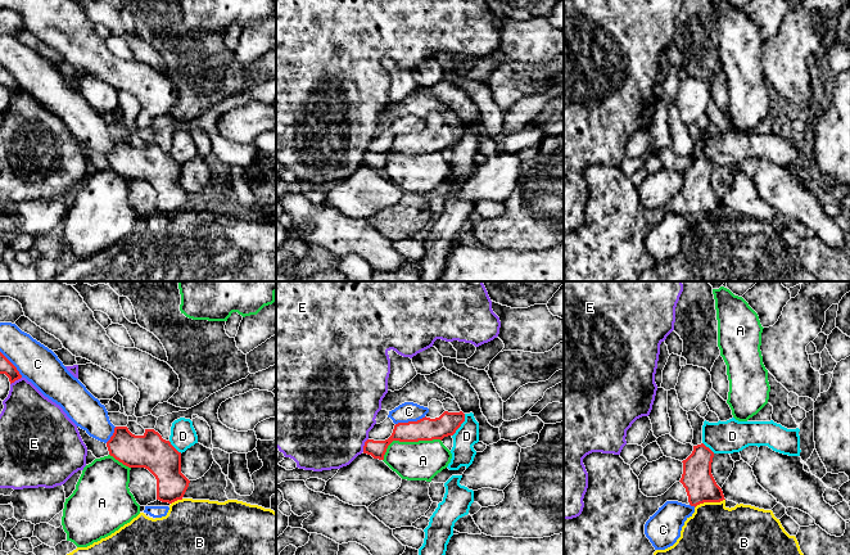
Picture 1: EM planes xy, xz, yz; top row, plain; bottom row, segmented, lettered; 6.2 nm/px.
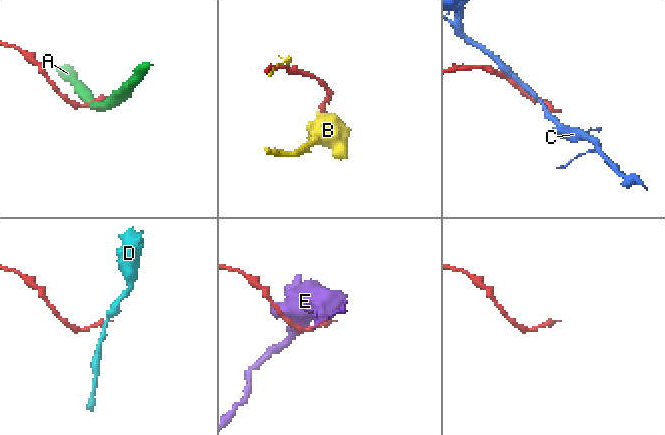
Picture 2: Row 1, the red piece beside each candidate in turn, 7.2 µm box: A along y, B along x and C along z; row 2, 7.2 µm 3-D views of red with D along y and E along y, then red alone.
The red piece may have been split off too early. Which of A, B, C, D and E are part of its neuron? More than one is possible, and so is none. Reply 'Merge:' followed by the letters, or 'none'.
Merge: none

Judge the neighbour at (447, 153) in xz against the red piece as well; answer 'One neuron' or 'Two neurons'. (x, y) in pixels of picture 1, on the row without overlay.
Two neurons

